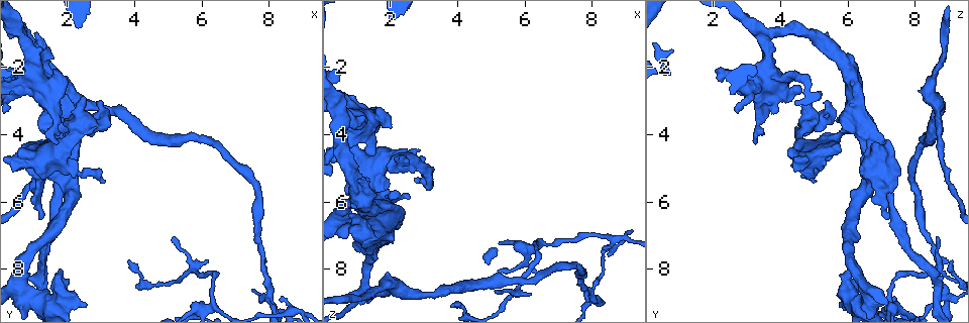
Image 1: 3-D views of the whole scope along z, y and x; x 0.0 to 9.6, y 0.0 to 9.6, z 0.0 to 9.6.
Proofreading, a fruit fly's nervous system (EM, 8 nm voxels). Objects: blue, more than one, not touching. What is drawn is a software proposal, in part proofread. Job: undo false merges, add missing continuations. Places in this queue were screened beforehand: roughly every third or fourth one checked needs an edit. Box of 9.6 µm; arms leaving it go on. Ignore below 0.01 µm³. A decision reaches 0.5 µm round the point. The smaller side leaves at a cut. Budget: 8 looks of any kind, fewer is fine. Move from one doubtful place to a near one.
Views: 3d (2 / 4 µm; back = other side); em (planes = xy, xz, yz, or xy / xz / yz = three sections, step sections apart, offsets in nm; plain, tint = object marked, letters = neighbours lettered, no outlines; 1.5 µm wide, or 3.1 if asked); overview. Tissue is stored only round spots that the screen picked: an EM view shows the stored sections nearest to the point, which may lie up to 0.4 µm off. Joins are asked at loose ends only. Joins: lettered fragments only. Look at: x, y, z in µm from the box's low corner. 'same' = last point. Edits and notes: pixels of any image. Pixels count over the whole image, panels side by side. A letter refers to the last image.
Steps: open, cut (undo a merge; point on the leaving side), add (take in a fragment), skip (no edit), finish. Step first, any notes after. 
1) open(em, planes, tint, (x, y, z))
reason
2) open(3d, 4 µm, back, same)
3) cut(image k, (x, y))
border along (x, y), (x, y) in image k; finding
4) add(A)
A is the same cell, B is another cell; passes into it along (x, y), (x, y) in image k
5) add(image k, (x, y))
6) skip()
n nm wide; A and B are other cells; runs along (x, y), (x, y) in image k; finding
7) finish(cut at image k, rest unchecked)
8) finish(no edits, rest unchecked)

open(3d, 4 µm, (8.05, 8.85, 8.85))
sharp bend

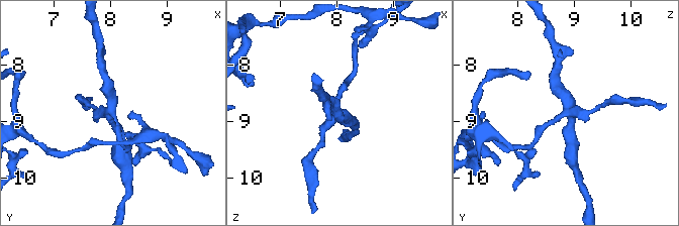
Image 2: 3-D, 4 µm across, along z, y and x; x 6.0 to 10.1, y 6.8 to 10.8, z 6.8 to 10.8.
open(em, planes, tint, (8.00, 8.85, 8.85))
4 arms; shape alone is not enough

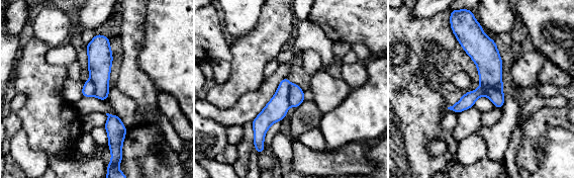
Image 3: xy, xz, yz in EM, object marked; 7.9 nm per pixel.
open(em, planes, letters, same)
what lies round it

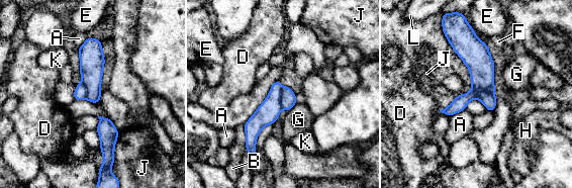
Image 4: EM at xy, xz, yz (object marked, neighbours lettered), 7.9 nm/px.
cut(image 4, (268, 112))
A, B, D, E, F, G, H, J, K and L are other cells; border along (283, 87), (280, 93), (281, 108) in image 4; a second cell is stuck on

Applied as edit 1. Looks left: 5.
open(3d, 2 µm, (1.05, 1.85, 5.90))
a fork

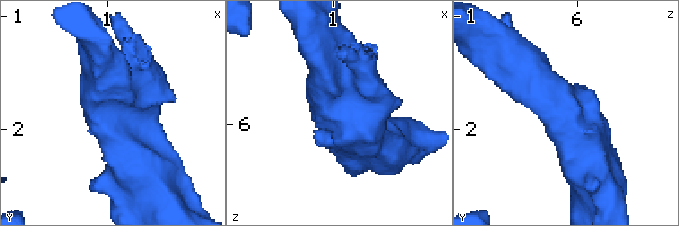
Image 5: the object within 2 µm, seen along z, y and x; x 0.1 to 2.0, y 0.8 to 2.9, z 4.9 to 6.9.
open(em, xz, step 8, tint, (1.08, 1.88, 5.98))

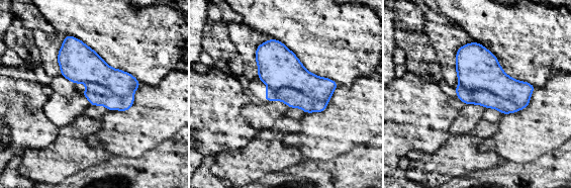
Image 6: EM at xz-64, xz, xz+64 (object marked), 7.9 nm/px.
open(em, planes, letters, same)
another direction

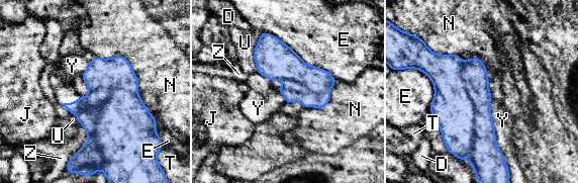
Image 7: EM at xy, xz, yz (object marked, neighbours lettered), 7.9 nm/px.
cut(image 7, (101, 79))
D, E, J, N, T, U, Y and Z are other cells; the part that leaves runs along (121, 59), (78, 105), (89, 146) in image 7; two cells meet here

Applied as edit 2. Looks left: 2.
finish(cut at image 4, cut at image 7, rest unchecked)

